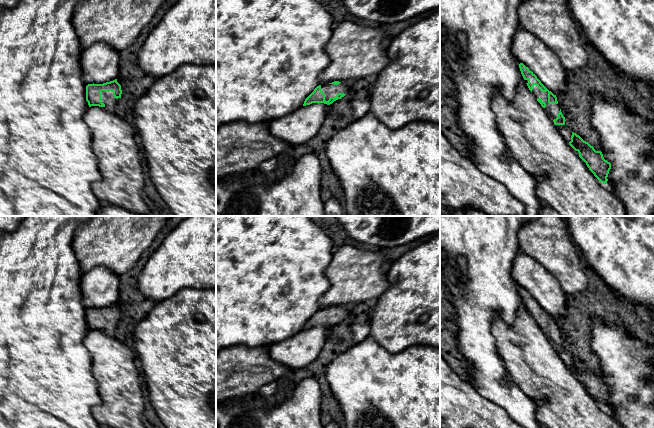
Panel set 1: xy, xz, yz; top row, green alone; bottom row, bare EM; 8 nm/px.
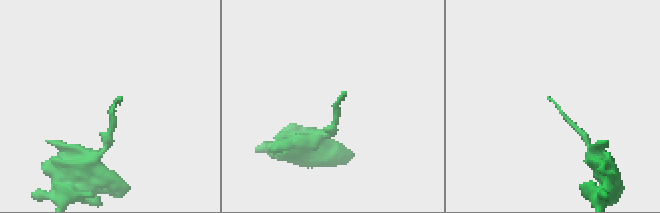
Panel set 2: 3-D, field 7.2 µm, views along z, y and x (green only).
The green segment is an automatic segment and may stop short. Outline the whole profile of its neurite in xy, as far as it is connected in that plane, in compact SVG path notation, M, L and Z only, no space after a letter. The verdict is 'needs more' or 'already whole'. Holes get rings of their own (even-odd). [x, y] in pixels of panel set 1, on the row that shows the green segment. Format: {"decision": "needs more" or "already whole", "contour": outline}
{"decision": "needs more", "contour": "M119 78L103 84L88 84L86 86L86 101L89 107L99 106L114 110L126 85Z"}

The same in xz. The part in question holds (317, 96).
{"decision": "needs more", "contour": "M334 81L329 84L319 85L305 99L303 106L312 103L332 104L334 101L341 99L349 92L348 82Z"}

